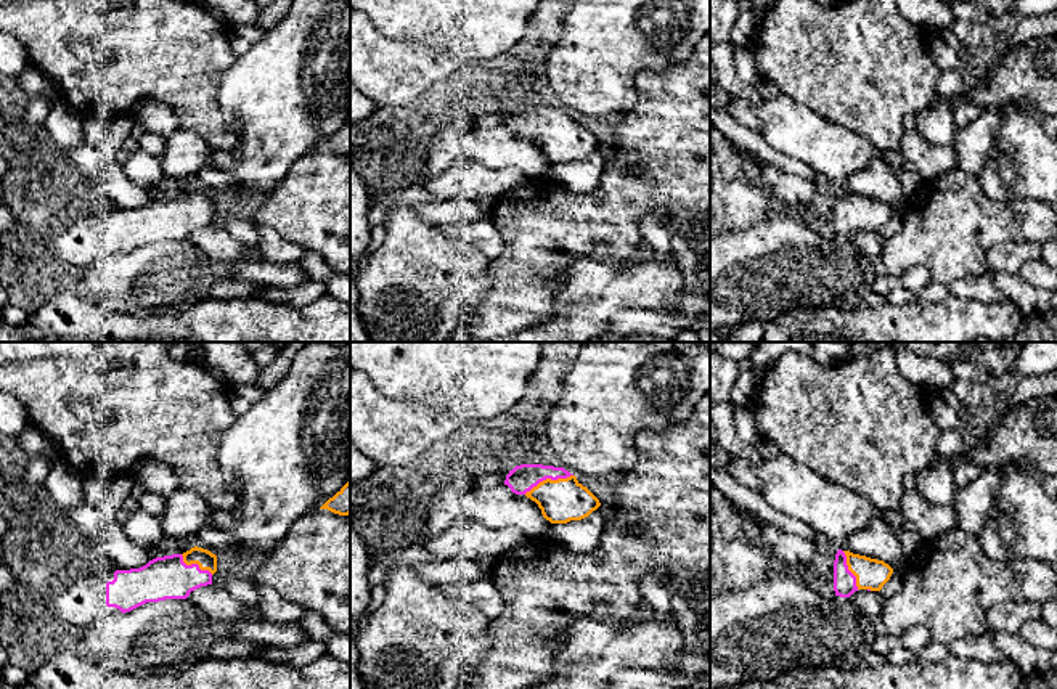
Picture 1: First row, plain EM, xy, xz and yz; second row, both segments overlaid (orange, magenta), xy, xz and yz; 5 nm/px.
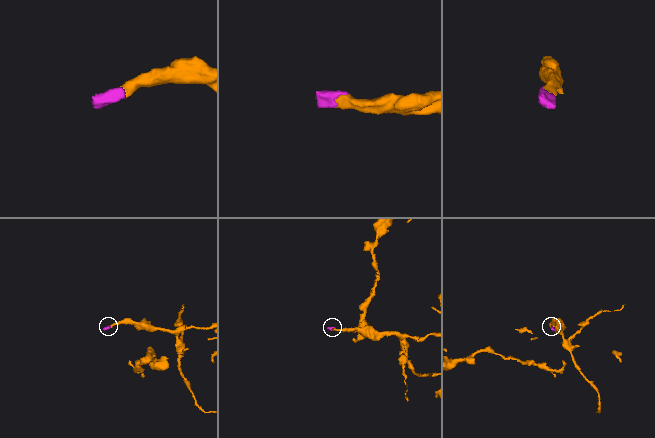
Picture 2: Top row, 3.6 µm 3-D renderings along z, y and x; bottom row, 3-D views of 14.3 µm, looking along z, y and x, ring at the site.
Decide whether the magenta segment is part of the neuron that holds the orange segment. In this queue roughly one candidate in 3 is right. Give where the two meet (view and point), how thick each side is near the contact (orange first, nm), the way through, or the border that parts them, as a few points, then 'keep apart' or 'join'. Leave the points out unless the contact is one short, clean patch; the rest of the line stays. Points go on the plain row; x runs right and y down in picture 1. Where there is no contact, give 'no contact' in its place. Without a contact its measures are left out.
xz (548, 119) | 220/140 nm | across xz (563, 140), (548, 119), (524, 118) | join

